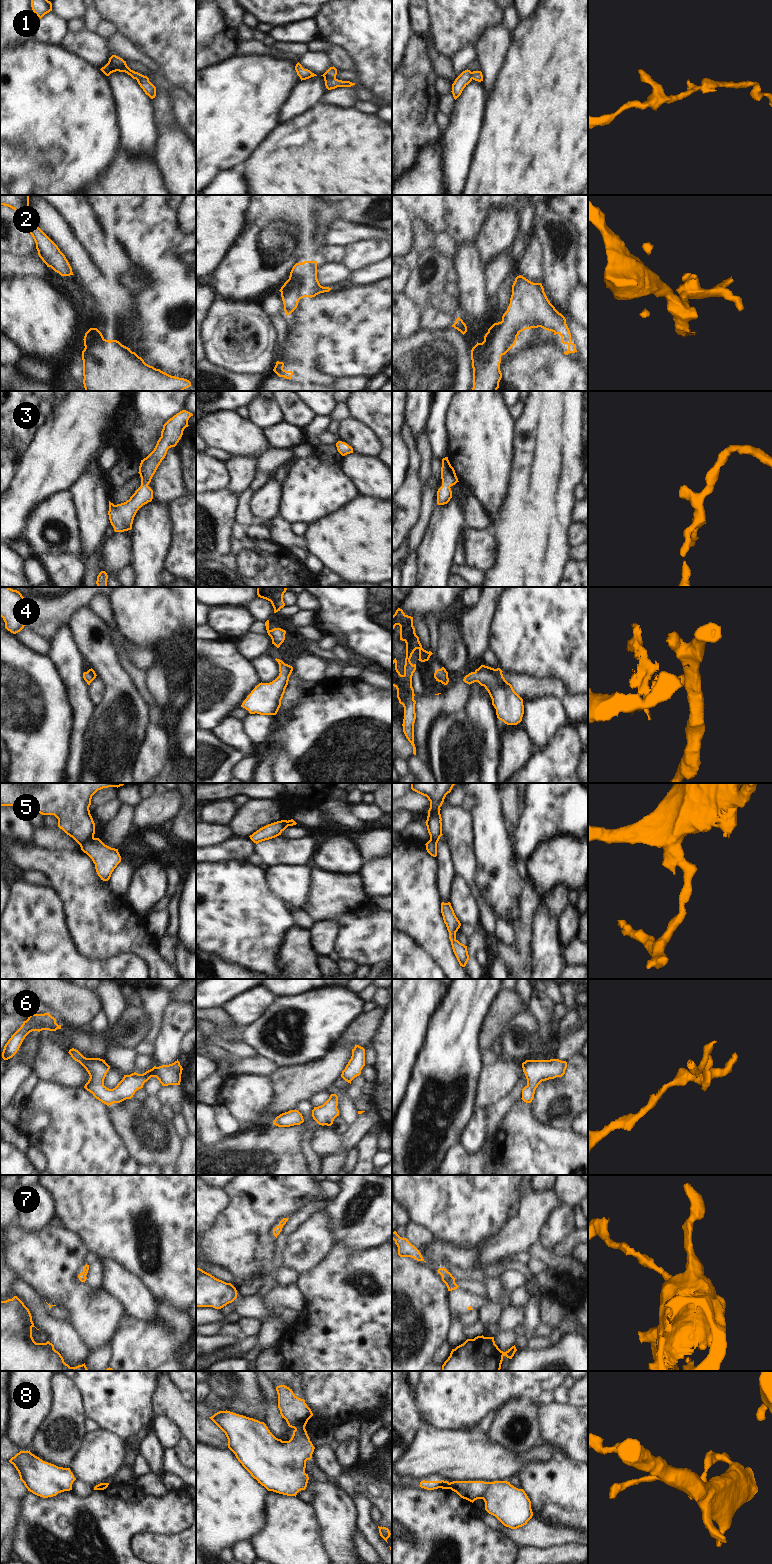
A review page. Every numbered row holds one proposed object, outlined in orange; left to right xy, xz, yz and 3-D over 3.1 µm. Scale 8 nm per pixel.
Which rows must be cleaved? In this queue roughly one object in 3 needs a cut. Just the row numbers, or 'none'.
5, 8

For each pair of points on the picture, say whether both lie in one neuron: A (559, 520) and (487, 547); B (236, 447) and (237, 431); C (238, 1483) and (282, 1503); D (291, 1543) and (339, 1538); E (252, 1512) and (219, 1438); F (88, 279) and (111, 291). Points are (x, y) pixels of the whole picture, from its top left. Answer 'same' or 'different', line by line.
A: different
B: same
C: different
D: different
E: different
F: same

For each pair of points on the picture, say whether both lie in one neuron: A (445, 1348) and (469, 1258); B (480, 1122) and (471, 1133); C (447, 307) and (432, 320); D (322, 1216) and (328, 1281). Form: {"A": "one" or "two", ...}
{"A": "two", "B": "one", "C": "one", "D": "two"}

